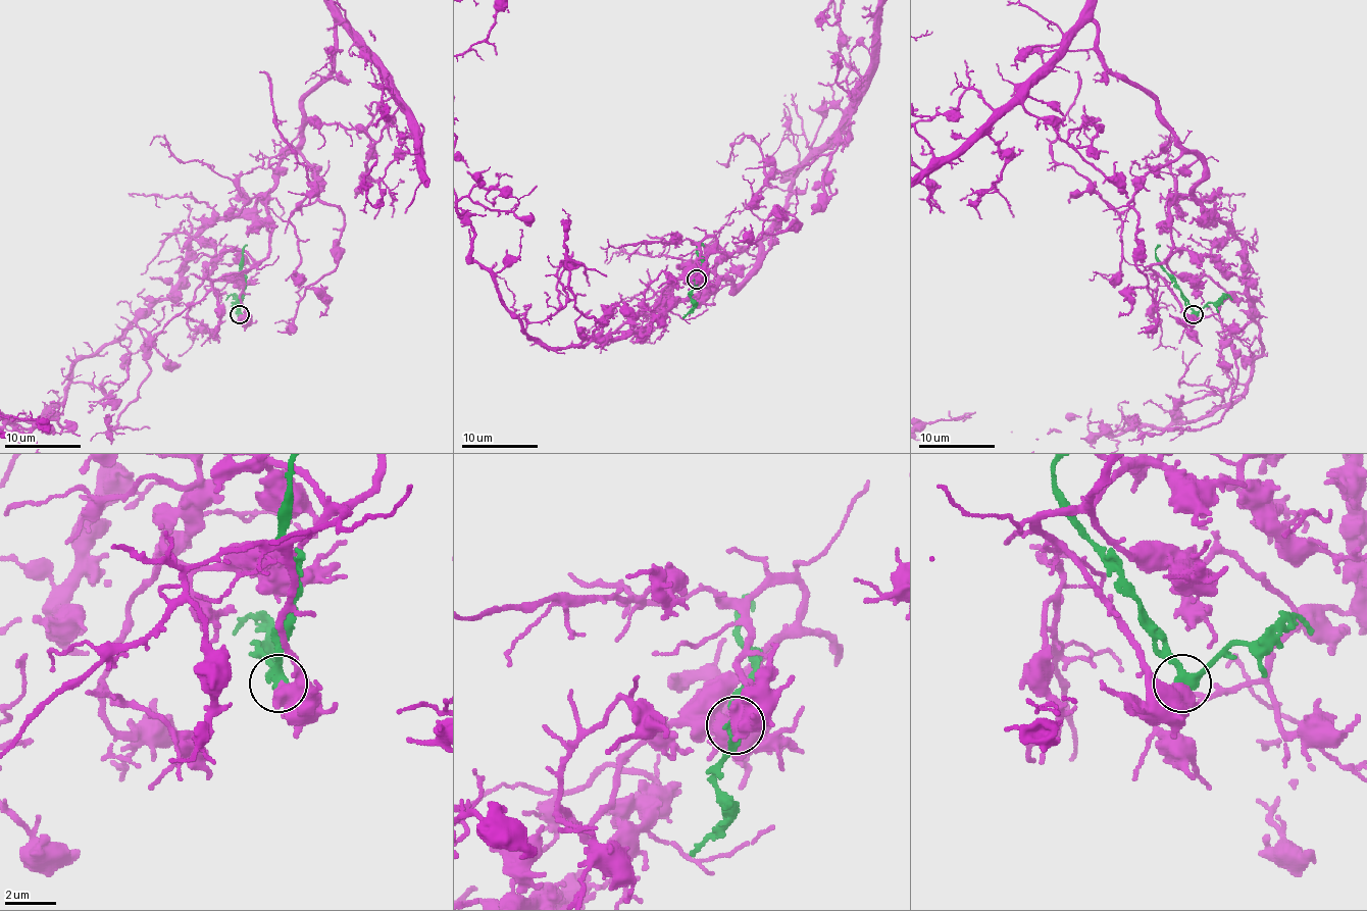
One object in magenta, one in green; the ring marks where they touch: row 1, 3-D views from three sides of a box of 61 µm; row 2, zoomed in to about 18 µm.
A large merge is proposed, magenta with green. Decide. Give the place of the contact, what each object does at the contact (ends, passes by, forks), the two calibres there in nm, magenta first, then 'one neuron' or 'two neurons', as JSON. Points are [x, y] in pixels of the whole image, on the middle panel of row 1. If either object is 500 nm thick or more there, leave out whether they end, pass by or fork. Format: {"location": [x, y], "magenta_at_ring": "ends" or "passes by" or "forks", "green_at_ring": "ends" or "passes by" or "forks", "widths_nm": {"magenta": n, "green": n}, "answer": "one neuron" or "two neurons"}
{"location": [696, 280], "widths_nm": {"magenta": 750, "green": 300}, "answer": "two neurons"}

